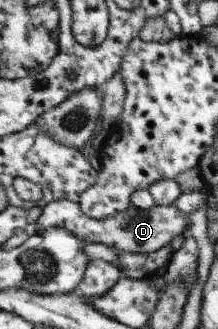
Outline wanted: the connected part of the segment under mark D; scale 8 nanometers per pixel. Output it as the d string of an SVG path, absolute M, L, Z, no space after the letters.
M57 200L47 204L31 231L37 233L49 228L67 228L74 231L77 237L87 242L97 242L113 246L120 251L130 253L154 253L170 243L173 237L184 235L190 218L187 218L176 202L171 204L155 204L149 209L129 206L127 210L117 212L107 218L97 219L85 215L75 202Z

